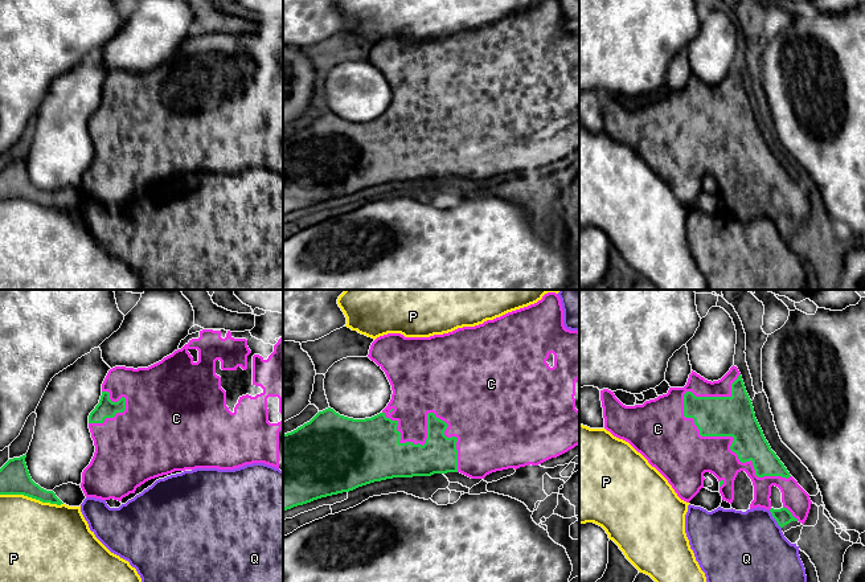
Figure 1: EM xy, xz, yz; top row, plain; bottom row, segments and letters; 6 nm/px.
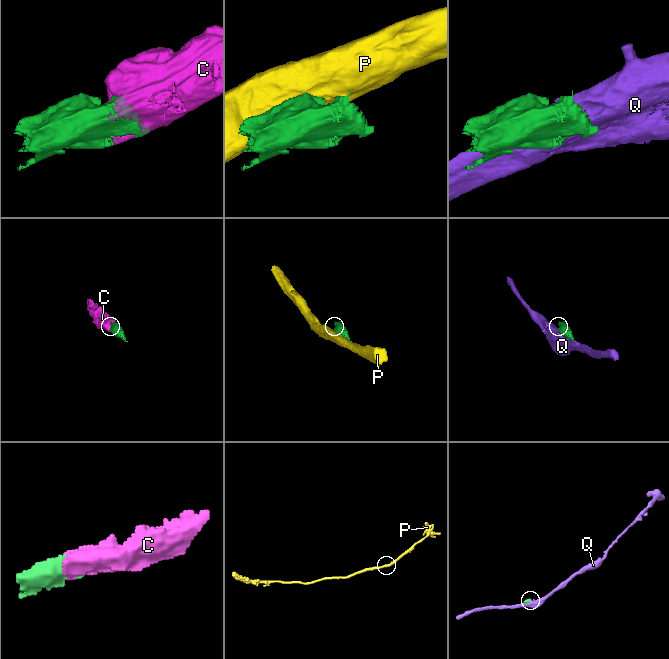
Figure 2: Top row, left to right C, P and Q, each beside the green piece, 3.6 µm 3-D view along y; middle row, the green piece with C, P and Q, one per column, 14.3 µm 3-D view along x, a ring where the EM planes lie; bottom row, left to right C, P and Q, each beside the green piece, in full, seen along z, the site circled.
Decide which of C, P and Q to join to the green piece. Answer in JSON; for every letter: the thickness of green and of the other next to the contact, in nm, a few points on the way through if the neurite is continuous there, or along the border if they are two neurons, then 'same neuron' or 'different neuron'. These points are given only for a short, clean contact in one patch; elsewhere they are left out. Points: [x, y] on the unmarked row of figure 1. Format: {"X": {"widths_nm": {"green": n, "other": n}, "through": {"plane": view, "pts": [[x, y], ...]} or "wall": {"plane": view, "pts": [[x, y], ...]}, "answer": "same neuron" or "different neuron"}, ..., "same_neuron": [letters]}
{"C": {"widths_nm": {"green": 240, "other": 240}, "answer": "same neuron"}, "P": {"widths_nm": {"green": 190, "other": 440}, "answer": "different neuron"}, "Q": {"widths_nm": {"green": 100, "other": 460}, "answer": "different neuron"}, "same_neuron": ["C"]}

